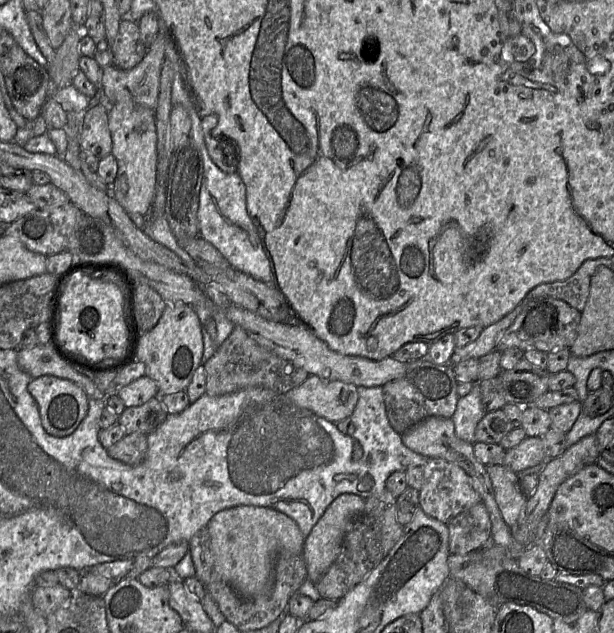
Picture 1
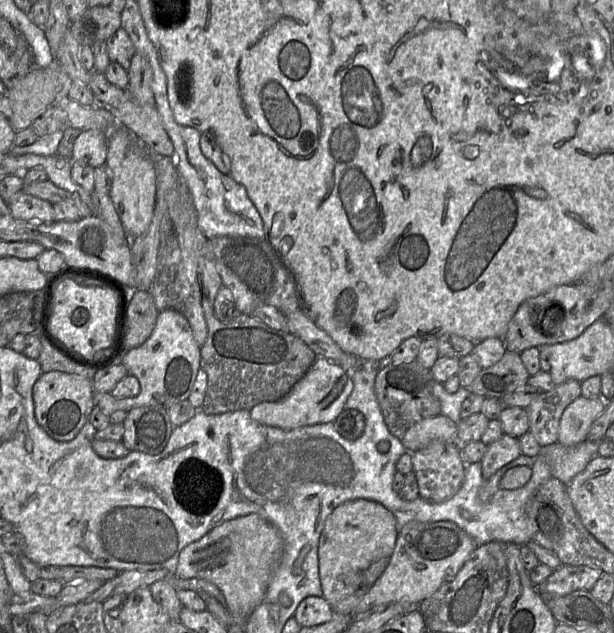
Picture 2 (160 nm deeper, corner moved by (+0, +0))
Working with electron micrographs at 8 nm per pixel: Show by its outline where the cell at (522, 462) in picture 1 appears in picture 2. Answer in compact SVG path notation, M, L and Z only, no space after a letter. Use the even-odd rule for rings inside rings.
M503 434L501 438L487 446L480 462L483 479L490 479L498 470L521 454L518 438Z

